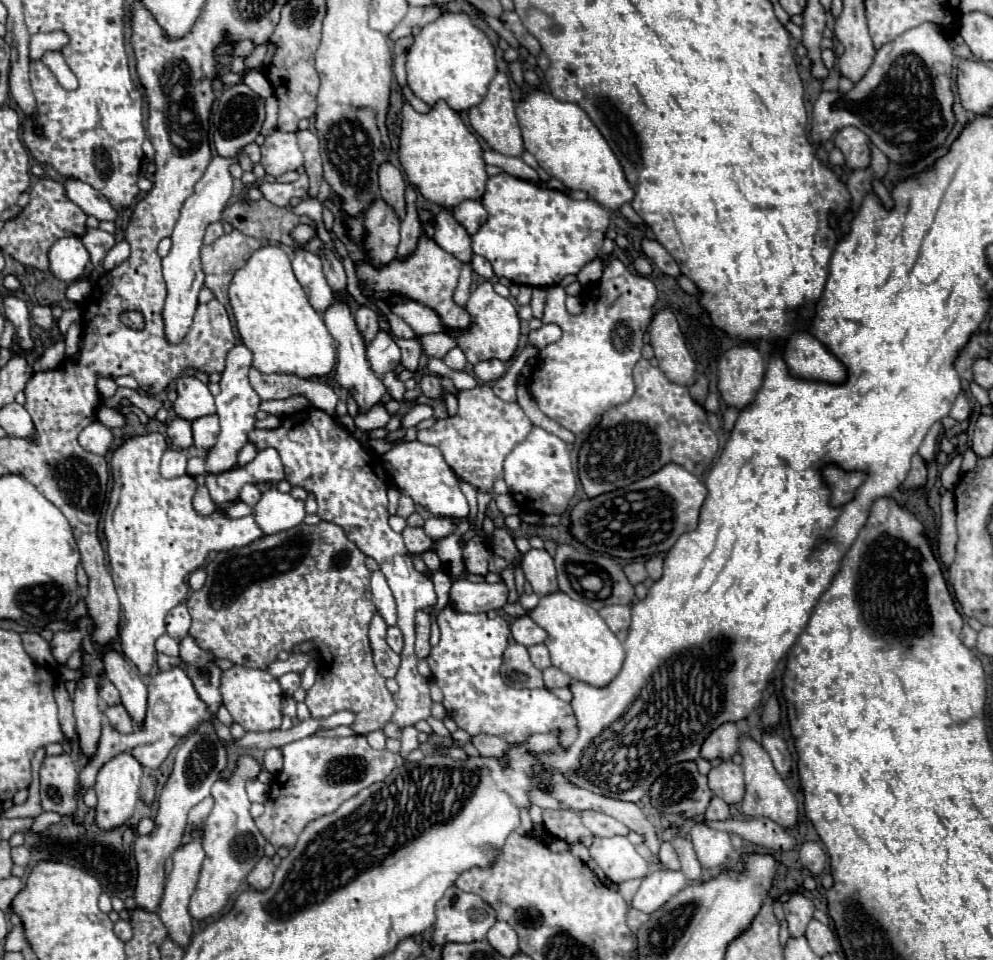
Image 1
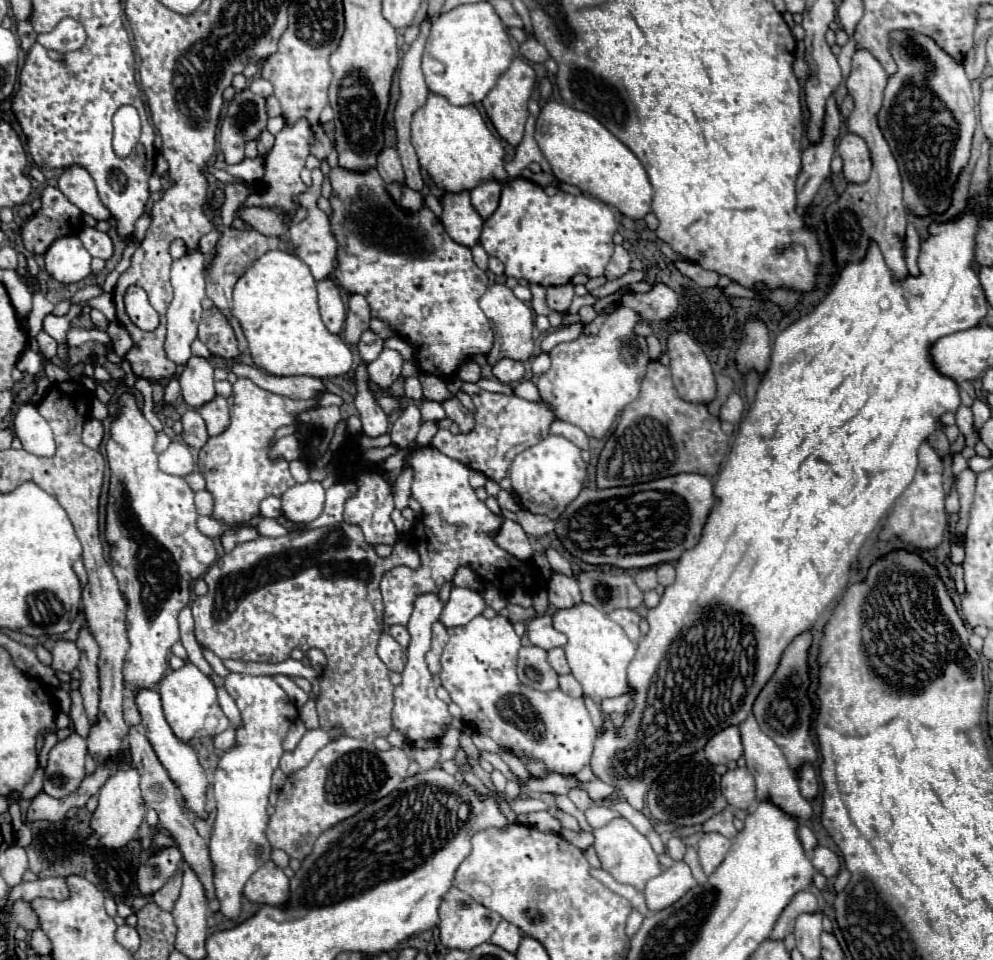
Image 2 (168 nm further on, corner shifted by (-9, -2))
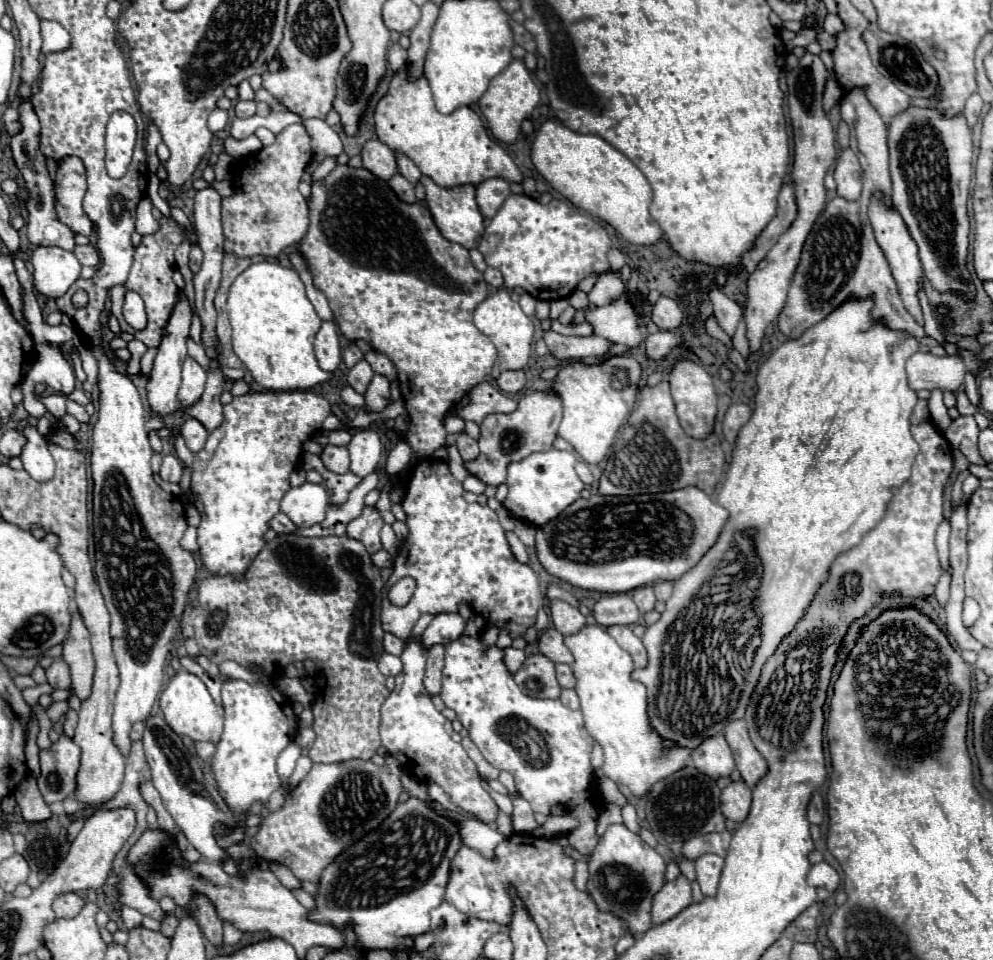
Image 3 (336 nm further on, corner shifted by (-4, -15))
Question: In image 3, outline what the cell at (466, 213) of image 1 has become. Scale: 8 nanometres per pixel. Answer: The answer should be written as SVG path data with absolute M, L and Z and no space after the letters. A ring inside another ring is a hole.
M487 179L477 185L477 207L485 219L491 219L509 197L509 183L503 179Z

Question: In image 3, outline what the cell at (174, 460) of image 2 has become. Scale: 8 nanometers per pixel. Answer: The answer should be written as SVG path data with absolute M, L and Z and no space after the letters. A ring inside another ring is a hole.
M165 455L163 463L161 463L159 477L163 481L169 481L169 483L179 483L181 475L183 475L183 463L179 461L179 457L177 455Z

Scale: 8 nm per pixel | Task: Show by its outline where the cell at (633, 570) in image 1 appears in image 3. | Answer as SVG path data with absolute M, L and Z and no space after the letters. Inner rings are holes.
M647 585L647 587L639 587L639 589L631 591L631 595L633 595L633 599L635 599L635 603L637 603L637 607L639 607L641 613L653 611L653 607L655 607L653 587L649 587L649 585Z

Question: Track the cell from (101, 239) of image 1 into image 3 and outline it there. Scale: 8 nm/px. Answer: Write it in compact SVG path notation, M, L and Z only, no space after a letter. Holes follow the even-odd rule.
M77 245L73 253L81 265L91 265L91 267L99 265L99 251L93 245Z

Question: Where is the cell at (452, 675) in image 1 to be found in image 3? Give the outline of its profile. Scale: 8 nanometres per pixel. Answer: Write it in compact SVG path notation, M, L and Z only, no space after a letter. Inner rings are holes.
M461 635L459 639L447 643L447 645L445 645L445 667L443 667L443 691L441 691L441 699L445 701L445 707L449 707L449 709L453 709L453 711L457 713L457 719L459 719L461 725L469 731L471 741L479 747L479 751L483 753L483 757L485 757L493 767L497 767L499 771L509 771L509 773L515 777L515 785L517 785L521 797L531 803L533 811L539 811L539 813L549 815L549 807L551 807L551 805L563 805L563 807L569 809L571 815L575 815L575 817L581 821L577 829L569 831L567 839L569 839L569 843L571 843L579 853L589 855L589 853L595 849L595 845L597 845L595 825L597 825L597 815L599 815L599 811L597 811L595 803L589 799L589 787L591 787L591 781L593 781L593 767L591 767L591 761L589 761L589 753L591 753L591 747L593 747L593 737L591 737L591 735L587 733L587 729L585 729L583 713L581 713L581 711L573 711L573 709L569 709L569 707L563 707L563 705L559 703L559 699L535 699L535 697L523 695L521 689L517 687L517 683L513 681L513 673L507 669L503 657L505 657L505 651L503 651L501 647L497 647L497 645L485 645L479 637Z

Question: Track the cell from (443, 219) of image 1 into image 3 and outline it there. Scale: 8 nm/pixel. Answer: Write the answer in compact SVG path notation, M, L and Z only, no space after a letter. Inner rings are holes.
M421 177L421 183L427 191L427 205L431 209L431 215L435 219L435 225L439 227L441 235L451 243L463 245L465 249L477 247L477 243L483 235L483 229L485 229L485 221L475 203L475 187L461 185L461 187L453 187L453 189L443 189L443 187L435 185L429 177Z

